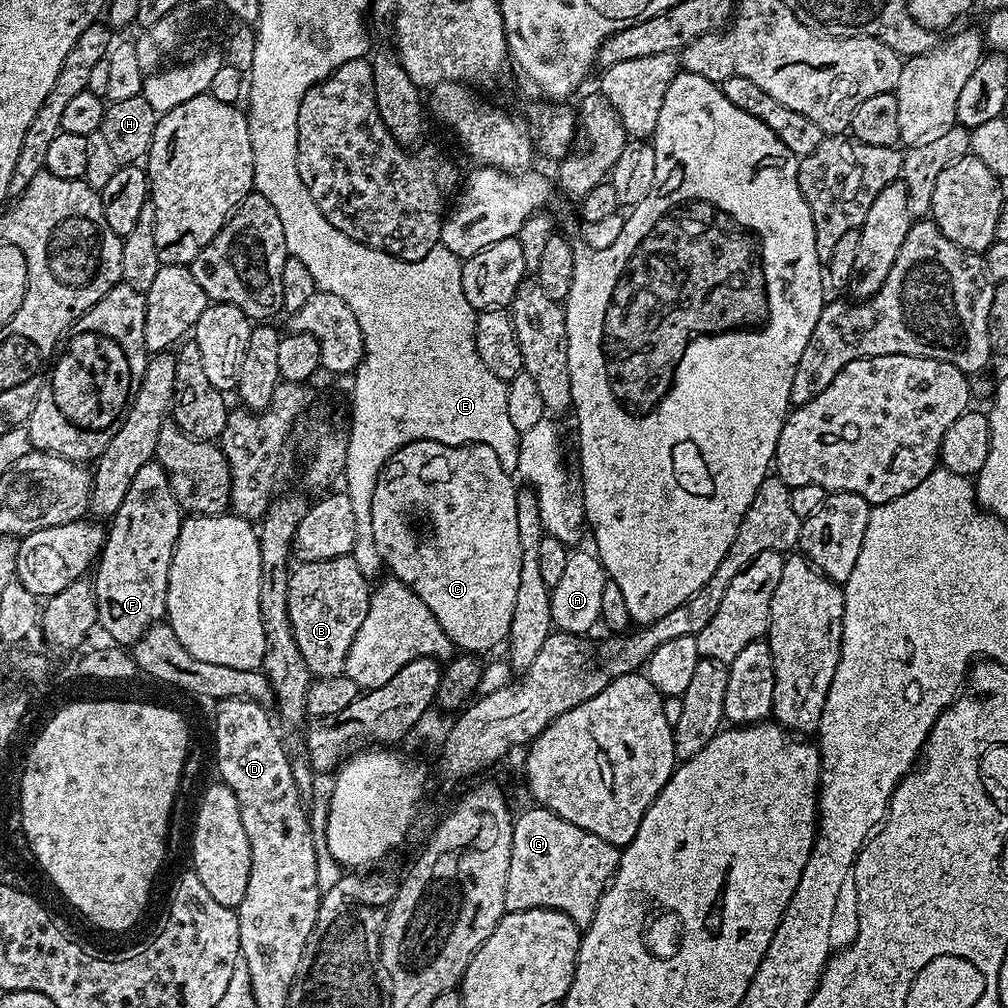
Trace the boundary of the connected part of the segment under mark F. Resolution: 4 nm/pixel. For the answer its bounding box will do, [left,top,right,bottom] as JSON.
[94,462,182,646]

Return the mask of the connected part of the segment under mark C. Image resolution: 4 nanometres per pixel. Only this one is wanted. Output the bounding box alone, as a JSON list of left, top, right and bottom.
[374,440,522,654]

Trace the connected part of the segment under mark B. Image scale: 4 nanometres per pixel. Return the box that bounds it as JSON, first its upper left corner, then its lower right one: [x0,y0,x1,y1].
[288,554,369,677]

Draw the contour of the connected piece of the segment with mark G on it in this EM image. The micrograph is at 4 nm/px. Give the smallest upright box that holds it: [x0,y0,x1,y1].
[505,807,621,930]

